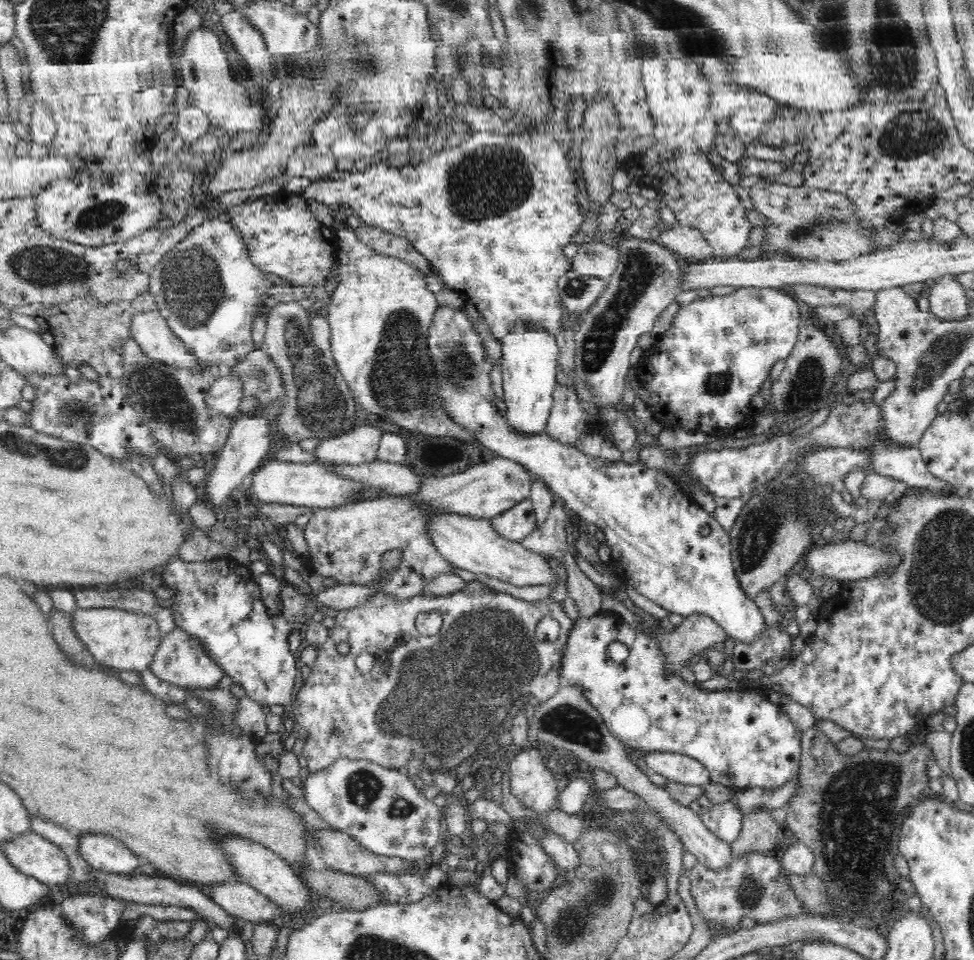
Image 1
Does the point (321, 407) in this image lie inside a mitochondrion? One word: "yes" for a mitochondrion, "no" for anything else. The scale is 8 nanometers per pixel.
yes

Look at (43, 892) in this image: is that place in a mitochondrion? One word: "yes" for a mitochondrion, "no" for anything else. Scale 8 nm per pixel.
no

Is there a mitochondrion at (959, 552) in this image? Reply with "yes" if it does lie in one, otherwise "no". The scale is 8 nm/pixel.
yes

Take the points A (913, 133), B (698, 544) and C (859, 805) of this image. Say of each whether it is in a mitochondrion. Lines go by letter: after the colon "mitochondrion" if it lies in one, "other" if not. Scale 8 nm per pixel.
A: mitochondrion
B: other
C: mitochondrion

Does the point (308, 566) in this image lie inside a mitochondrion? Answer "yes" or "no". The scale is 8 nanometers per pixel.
no

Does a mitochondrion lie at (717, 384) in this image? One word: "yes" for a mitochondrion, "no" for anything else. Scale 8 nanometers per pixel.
yes

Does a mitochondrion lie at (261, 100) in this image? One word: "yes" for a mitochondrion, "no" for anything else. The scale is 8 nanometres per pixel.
no

